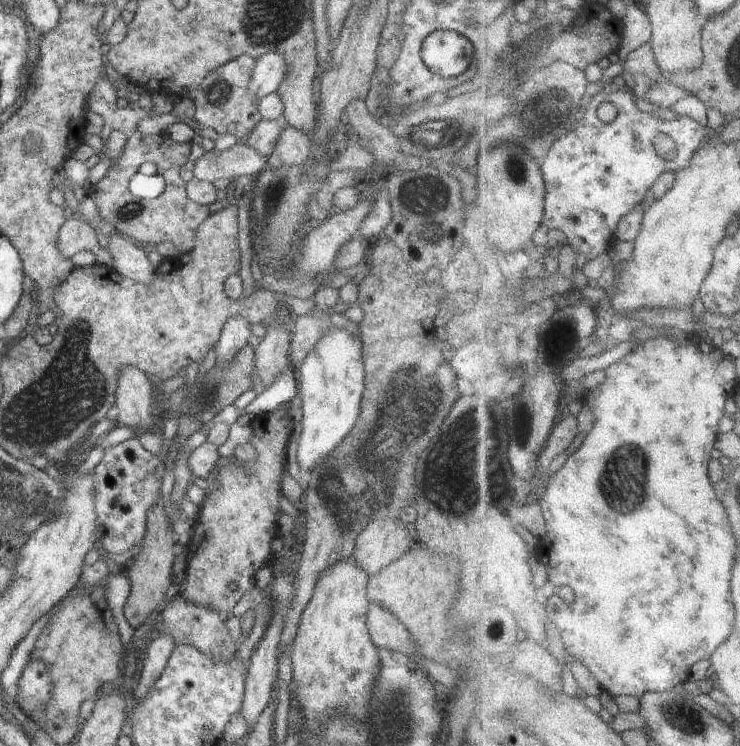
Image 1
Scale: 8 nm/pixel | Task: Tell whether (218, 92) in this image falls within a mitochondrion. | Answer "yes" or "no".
yes

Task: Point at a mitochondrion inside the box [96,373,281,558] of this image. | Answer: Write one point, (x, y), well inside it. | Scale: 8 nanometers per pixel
(120, 519)

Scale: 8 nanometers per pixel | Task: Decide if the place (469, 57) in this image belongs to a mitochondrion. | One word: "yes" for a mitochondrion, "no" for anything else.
no

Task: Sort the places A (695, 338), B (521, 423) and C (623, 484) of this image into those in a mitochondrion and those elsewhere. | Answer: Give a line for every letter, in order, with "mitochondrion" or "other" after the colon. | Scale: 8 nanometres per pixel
A: other
B: mitochondrion
C: mitochondrion

